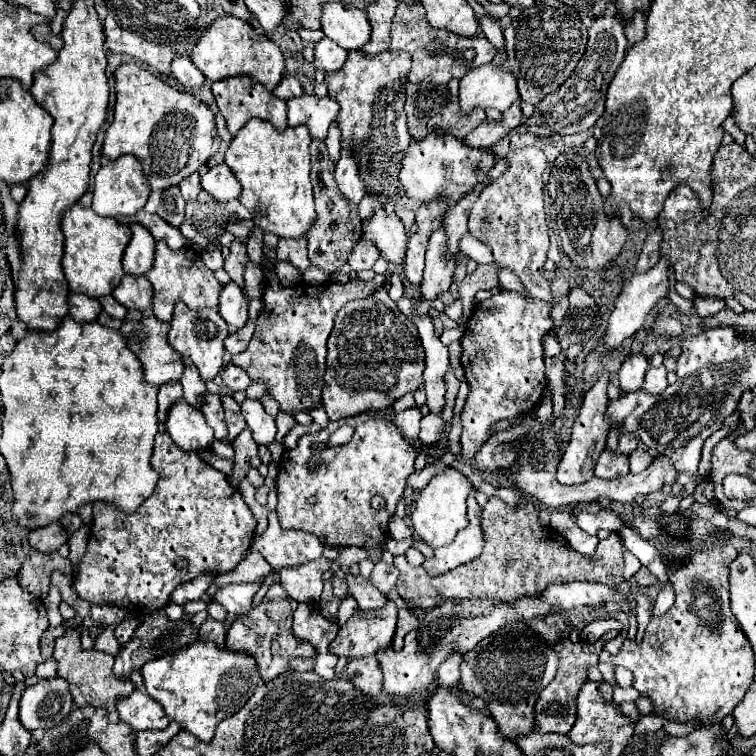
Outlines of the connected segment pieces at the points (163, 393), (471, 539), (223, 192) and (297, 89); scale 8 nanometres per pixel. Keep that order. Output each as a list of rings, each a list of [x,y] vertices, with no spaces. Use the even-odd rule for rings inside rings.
[[[174,381],[174,383],[166,383],[166,385],[162,385],[160,389],[158,389],[158,419],[162,421],[162,425],[164,425],[164,421],[166,421],[166,417],[168,417],[168,409],[178,401],[182,397],[182,387],[180,387],[180,381]]]
[[[472,487],[472,493],[468,495],[468,519],[470,519],[468,527],[456,535],[452,545],[444,545],[436,549],[434,557],[424,561],[422,567],[426,569],[428,575],[438,577],[480,555],[482,545],[484,545],[484,535],[480,529],[480,511],[474,497],[476,497],[476,487]]]
[[[220,163],[216,167],[212,167],[204,177],[202,177],[202,189],[208,191],[214,199],[228,203],[232,199],[240,197],[240,183],[234,177],[232,169],[226,163]]]
[[[284,75],[284,79],[278,83],[278,87],[272,91],[278,99],[292,99],[292,97],[300,97],[304,91],[302,91],[302,85],[296,77],[292,75]]]

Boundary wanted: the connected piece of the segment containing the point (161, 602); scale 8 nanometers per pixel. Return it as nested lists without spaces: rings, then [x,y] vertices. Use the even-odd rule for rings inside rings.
[[[166,431],[156,435],[152,467],[160,473],[160,479],[154,493],[134,513],[126,515],[112,505],[94,503],[94,523],[90,529],[88,547],[74,573],[74,593],[80,599],[98,605],[120,605],[134,617],[146,617],[146,613],[162,609],[168,605],[170,595],[178,585],[188,583],[198,575],[220,575],[236,569],[250,549],[256,527],[256,517],[244,503],[240,491],[230,485],[228,477],[204,463],[196,453],[182,451],[174,445]],[[178,561],[186,561],[186,567],[178,569]]]

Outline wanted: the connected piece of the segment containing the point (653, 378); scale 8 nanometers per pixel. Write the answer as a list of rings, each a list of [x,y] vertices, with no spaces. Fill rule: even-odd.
[[[650,367],[646,371],[646,381],[644,381],[644,391],[648,391],[650,395],[660,395],[660,391],[666,391],[668,387],[668,379],[666,379],[666,369],[662,367]]]

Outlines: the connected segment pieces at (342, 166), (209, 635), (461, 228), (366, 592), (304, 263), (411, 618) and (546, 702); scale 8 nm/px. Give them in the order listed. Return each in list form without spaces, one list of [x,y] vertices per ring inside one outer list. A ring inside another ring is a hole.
[[[342,149],[342,157],[336,165],[334,179],[338,183],[338,191],[344,195],[344,199],[348,199],[348,203],[352,203],[352,207],[356,207],[362,201],[366,191],[364,191],[364,183],[360,179],[360,173],[358,173],[358,161],[346,149]]]
[[[208,617],[206,623],[202,623],[202,627],[200,627],[200,639],[212,641],[216,647],[224,649],[226,647],[226,627],[224,627],[224,623]]]
[[[478,185],[472,193],[468,193],[460,203],[456,203],[442,219],[442,227],[446,231],[446,237],[448,237],[448,253],[450,253],[450,259],[458,263],[460,259],[460,249],[458,249],[458,243],[460,239],[468,233],[468,213],[470,213],[470,207],[472,203],[478,199],[482,187]]]
[[[348,573],[346,577],[348,583],[348,591],[350,595],[358,601],[358,607],[368,611],[368,609],[376,609],[376,607],[384,607],[384,603],[388,601],[384,593],[380,593],[368,579],[364,579],[362,575],[354,577]]]
[[[306,237],[280,239],[278,249],[276,249],[276,261],[292,263],[300,273],[304,273],[310,267],[310,261],[306,255]]]
[[[394,591],[394,595],[388,595],[388,599],[398,605],[398,629],[396,629],[396,635],[394,635],[394,641],[392,641],[392,649],[394,649],[394,651],[400,651],[400,647],[402,647],[402,643],[404,643],[404,637],[406,637],[410,631],[414,631],[414,629],[420,625],[420,621],[418,621],[418,617],[406,607],[406,603],[398,597],[396,591]]]
[[[608,631],[604,633],[598,641],[594,643],[586,643],[586,641],[570,641],[568,637],[560,637],[554,645],[554,649],[560,655],[560,665],[558,665],[558,673],[556,677],[550,681],[550,685],[540,693],[536,705],[534,705],[534,719],[536,719],[536,733],[568,733],[576,721],[576,697],[580,693],[580,687],[590,681],[588,679],[588,669],[592,665],[598,663],[598,655],[604,649],[604,643],[608,639],[614,639],[618,633],[616,631]]]

